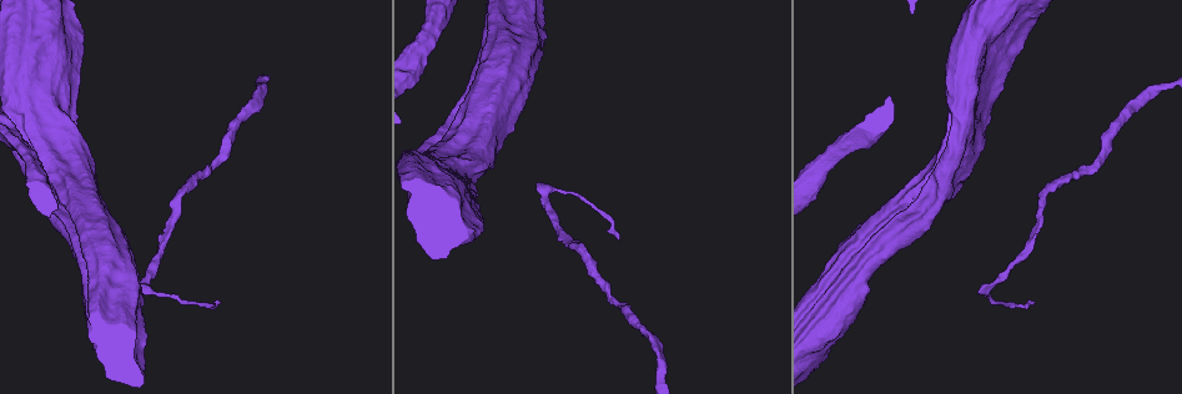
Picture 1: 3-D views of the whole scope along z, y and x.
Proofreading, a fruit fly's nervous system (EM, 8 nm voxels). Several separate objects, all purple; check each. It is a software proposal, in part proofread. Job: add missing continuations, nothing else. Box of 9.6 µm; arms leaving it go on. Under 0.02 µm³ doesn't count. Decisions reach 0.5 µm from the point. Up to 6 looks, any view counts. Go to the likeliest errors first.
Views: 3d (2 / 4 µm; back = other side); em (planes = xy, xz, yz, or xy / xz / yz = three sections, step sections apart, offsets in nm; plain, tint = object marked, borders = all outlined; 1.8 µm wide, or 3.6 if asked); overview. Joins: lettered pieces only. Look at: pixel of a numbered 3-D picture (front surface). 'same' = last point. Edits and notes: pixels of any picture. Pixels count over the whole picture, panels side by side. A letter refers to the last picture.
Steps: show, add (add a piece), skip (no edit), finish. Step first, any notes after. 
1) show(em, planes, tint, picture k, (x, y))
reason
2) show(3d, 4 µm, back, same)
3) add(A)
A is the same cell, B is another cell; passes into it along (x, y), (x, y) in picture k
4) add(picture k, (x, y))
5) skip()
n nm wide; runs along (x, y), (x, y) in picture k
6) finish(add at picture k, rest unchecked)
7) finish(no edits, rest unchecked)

show(em, planes, tint, picture 1, (220, 303))
tapers out

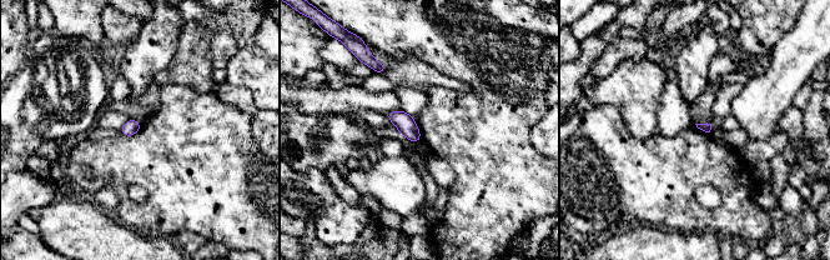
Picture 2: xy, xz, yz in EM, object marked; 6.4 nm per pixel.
show(em, planes, borders, same)
what lies round it

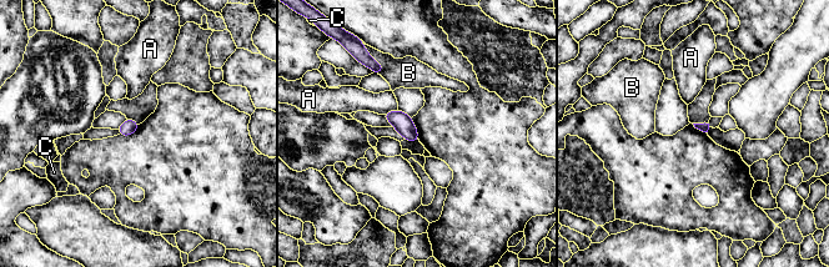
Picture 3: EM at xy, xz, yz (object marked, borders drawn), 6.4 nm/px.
skip()
B touches over 130 nm; A, B and C are other cells; none of them fits

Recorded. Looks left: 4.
show(em, 3.6 µm, planes, borders, picture 1, (486, 93))
calibre changes

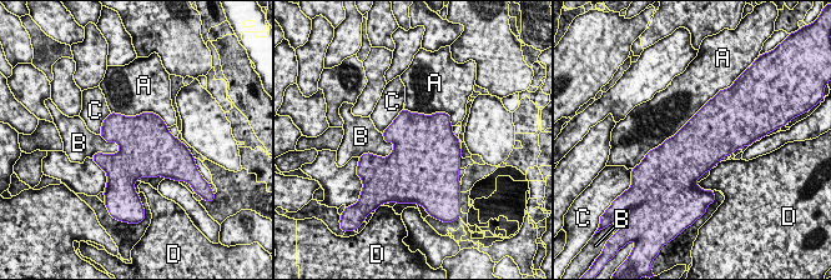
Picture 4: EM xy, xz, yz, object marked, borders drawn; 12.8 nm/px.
skip()
650 nm wide; A touches over 1000 nm; A, B, C and D are other cells; no lettered piece goes on from it

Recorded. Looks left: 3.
show(em, 3.6 µm, yz, step 16, borders, picture 1, (39, 150))
sharp bend

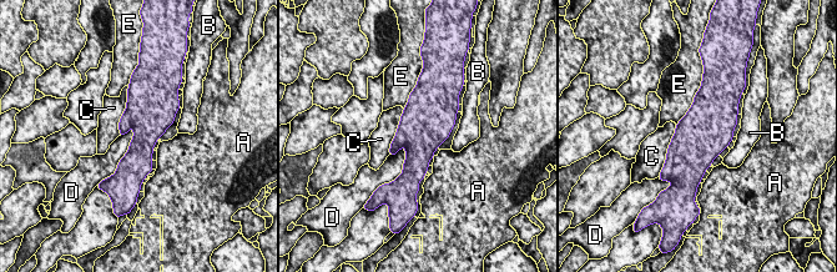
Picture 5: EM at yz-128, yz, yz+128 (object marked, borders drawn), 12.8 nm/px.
skip()
A, B, C, D and E are other cells; border along (132, 127), (130, 146), (115, 172) in picture 5; none of them fits

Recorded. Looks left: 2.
finish(no edits, rest unchecked)

